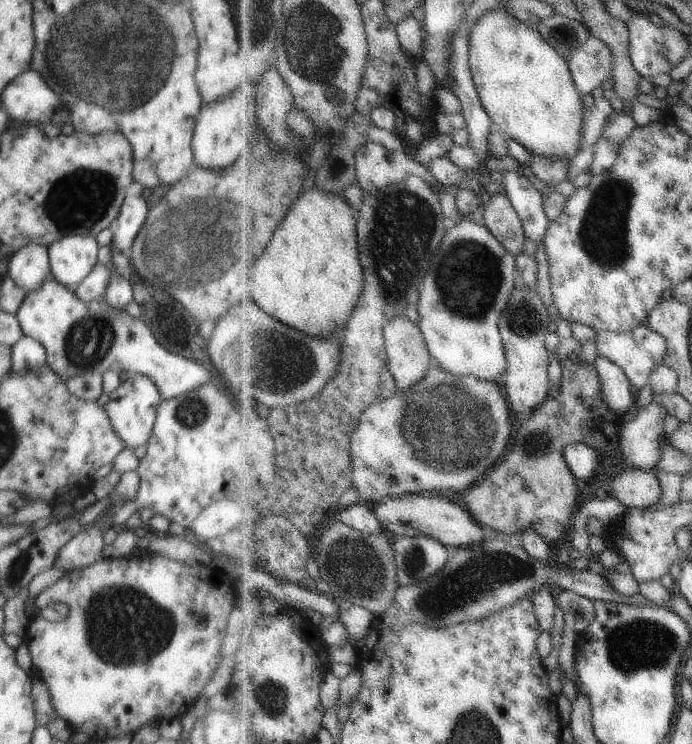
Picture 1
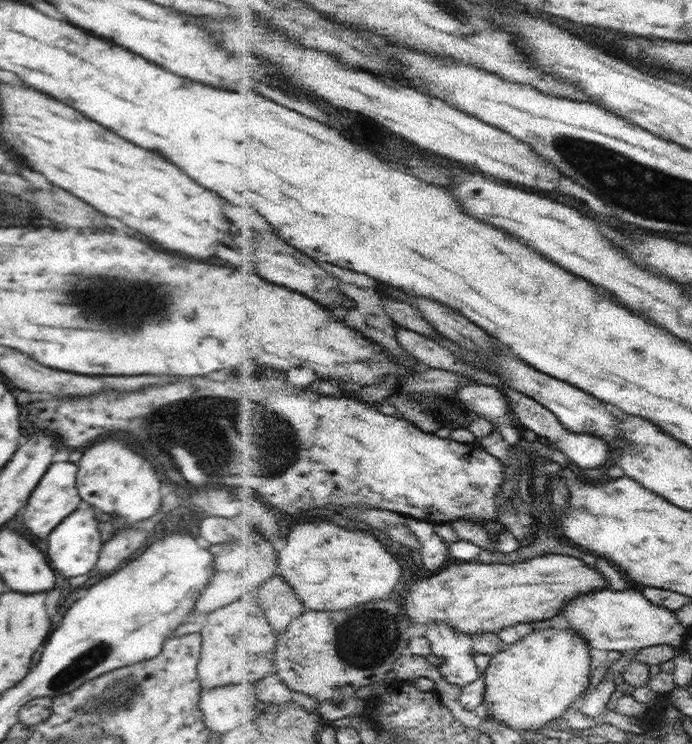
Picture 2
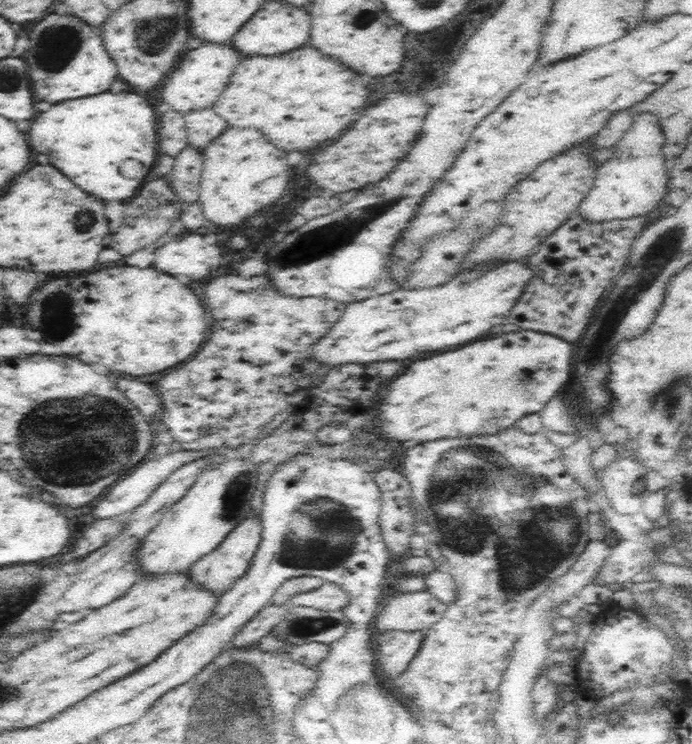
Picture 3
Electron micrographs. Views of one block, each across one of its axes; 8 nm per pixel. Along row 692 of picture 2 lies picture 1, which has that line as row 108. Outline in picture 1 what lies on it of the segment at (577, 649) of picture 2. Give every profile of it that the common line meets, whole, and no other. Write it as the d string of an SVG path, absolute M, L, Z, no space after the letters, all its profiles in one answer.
M504 9L490 10L481 16L473 28L470 46L474 80L492 122L536 156L570 157L574 160L580 154L587 111L566 56L550 44L540 30L530 25L525 16L512 15Z

